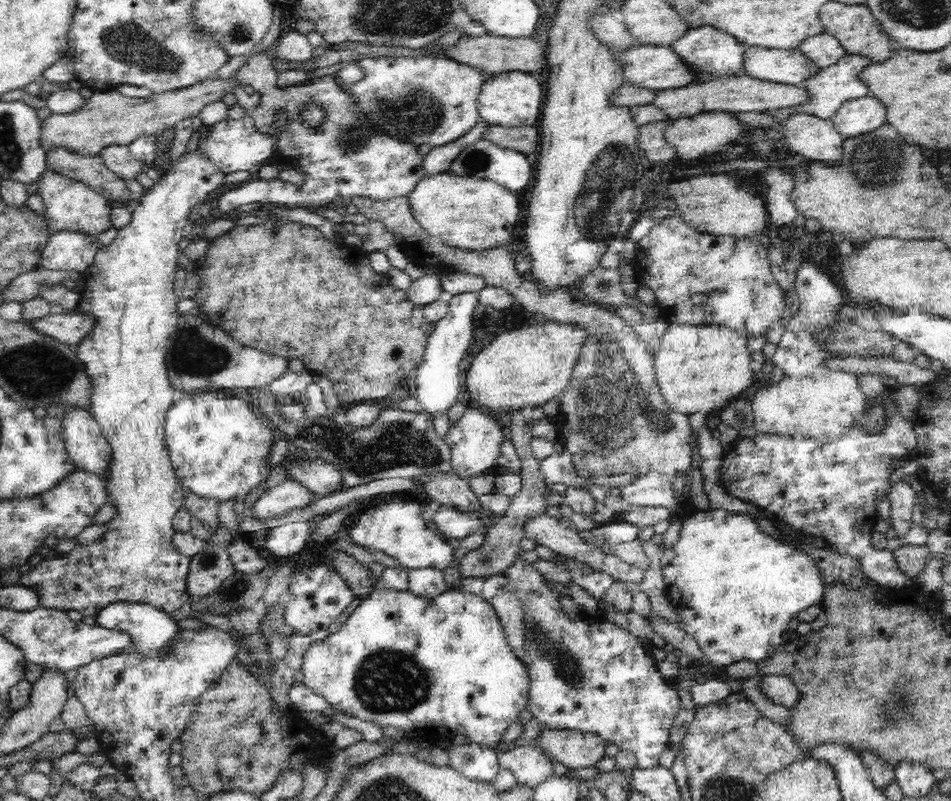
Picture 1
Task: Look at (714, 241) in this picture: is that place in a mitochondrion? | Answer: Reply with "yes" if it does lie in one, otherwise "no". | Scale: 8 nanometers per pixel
no

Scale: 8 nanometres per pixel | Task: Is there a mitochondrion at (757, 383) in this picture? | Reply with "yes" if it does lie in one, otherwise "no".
no

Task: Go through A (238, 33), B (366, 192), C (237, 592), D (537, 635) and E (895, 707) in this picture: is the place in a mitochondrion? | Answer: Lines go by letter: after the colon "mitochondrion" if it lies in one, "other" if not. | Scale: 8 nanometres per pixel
A: mitochondrion
B: other
C: mitochondrion
D: mitochondrion
E: mitochondrion

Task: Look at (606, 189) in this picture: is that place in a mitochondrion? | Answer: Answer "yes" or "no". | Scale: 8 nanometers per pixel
yes

